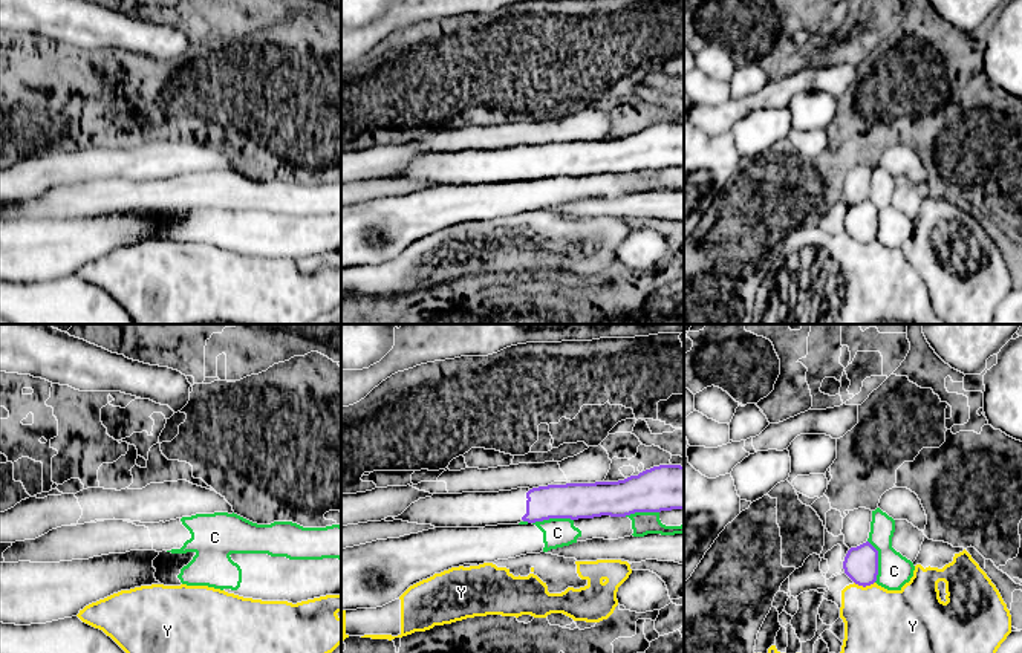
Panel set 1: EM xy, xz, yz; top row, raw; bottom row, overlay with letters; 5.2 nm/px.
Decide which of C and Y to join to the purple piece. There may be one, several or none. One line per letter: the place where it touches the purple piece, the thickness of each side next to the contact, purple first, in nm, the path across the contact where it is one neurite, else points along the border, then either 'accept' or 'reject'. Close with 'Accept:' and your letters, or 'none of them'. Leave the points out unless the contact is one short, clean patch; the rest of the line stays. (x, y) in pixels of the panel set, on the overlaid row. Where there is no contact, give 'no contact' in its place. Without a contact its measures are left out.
C: yz (877, 562) | 180/180 nm | reject
Y: yz (865, 586) | 180/340 nm | reject
Accept: none of them

